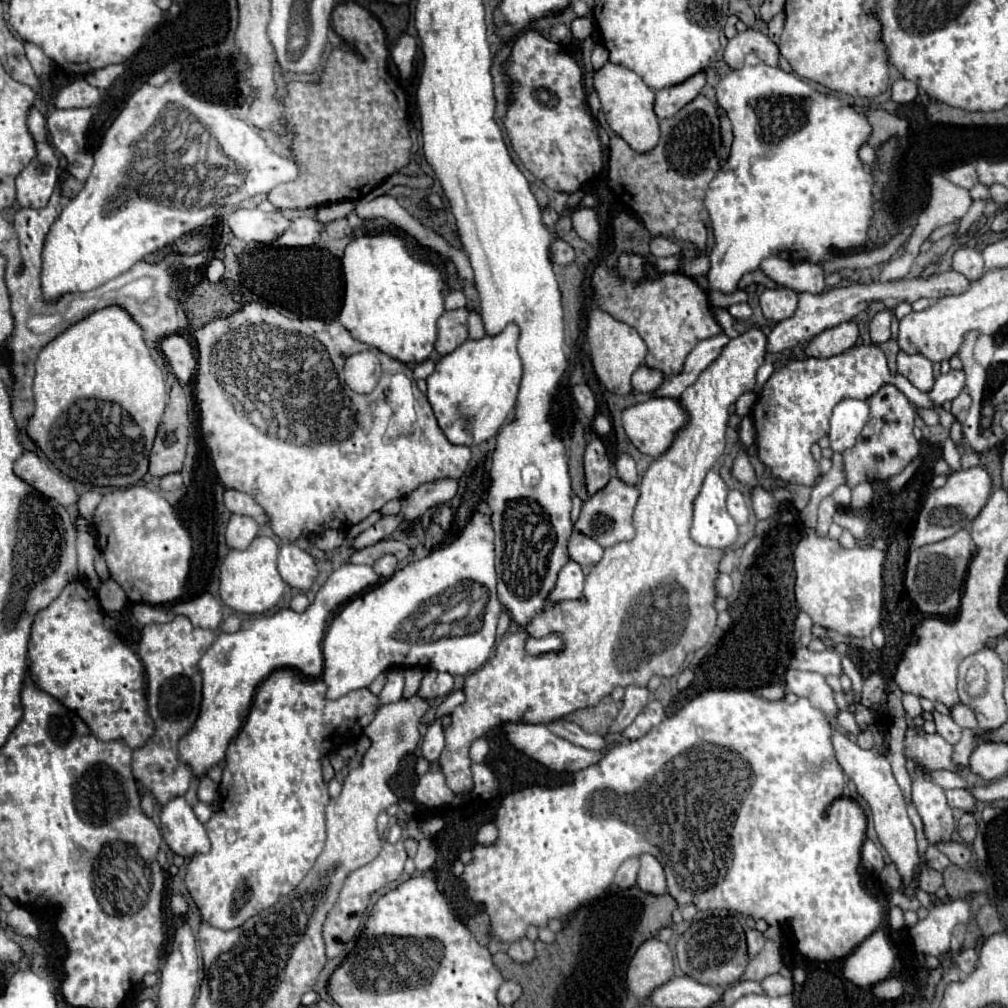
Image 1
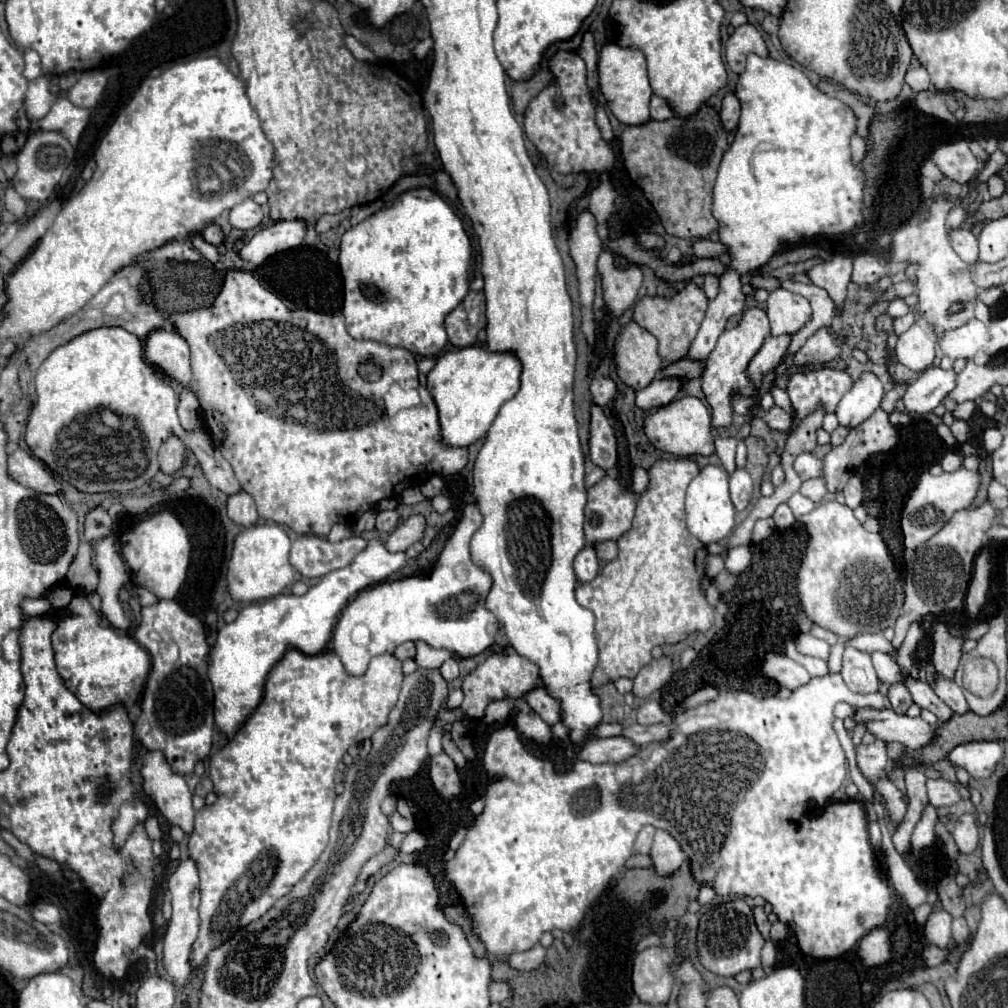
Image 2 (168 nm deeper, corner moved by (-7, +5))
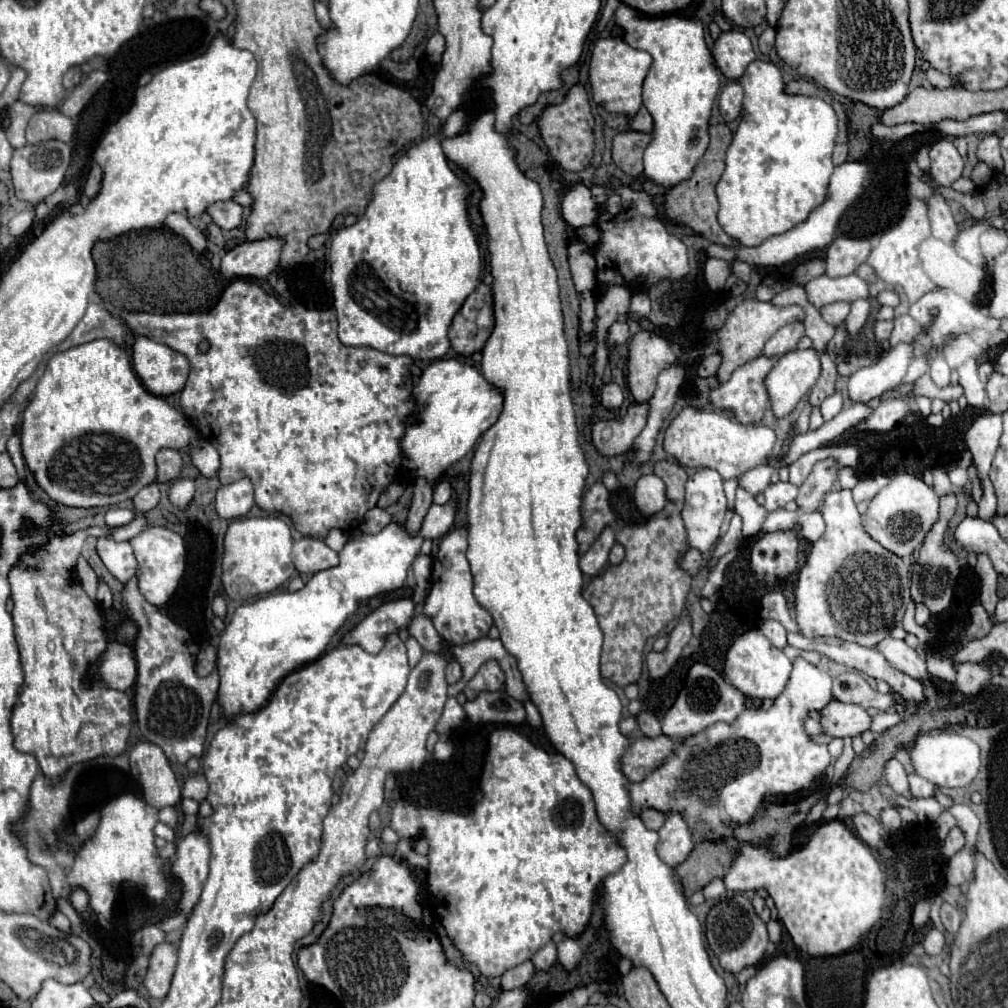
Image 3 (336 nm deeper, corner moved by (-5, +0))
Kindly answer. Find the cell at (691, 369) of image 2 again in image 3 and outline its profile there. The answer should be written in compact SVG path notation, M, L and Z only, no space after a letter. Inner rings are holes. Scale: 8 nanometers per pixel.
M709 353L699 365L697 365L697 375L699 377L711 377L717 373L721 365L721 355L719 353Z

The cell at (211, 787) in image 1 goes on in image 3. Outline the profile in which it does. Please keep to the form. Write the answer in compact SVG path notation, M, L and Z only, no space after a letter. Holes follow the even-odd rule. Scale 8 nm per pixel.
M195 773L191 777L185 779L183 783L183 797L189 797L189 799L195 799L195 801L203 801L207 797L207 791L209 791L209 785L207 785L207 779L203 773Z

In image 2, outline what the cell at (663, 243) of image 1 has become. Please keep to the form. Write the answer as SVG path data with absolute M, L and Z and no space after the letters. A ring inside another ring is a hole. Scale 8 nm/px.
M697 240L697 242L693 242L693 252L697 258L709 258L709 256L725 252L725 246L721 242L713 244L711 240Z

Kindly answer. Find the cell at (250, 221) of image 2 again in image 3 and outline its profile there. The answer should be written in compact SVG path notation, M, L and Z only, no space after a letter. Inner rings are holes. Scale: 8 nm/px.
M217 201L207 207L207 215L221 229L235 229L243 221L243 207L235 205L233 201Z

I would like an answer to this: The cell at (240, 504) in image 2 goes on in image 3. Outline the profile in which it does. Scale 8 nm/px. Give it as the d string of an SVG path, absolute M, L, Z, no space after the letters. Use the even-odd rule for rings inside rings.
M239 479L229 485L221 485L215 495L215 509L225 519L237 519L249 513L253 507L253 483L251 479Z

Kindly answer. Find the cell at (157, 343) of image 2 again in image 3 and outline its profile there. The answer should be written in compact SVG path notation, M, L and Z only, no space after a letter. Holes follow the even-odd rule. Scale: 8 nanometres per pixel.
M135 337L133 369L145 389L157 397L179 393L189 375L189 361L163 343L147 337Z

